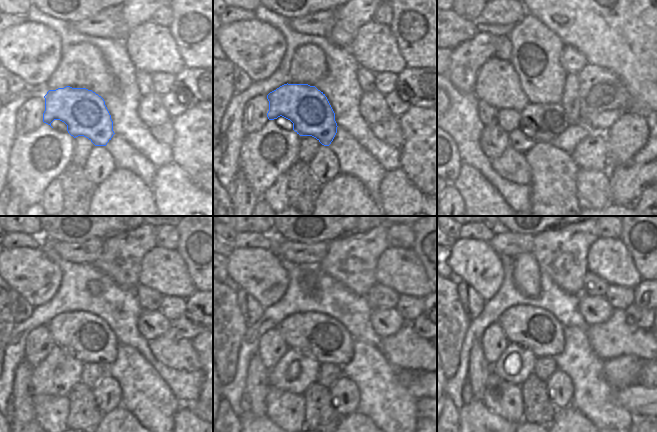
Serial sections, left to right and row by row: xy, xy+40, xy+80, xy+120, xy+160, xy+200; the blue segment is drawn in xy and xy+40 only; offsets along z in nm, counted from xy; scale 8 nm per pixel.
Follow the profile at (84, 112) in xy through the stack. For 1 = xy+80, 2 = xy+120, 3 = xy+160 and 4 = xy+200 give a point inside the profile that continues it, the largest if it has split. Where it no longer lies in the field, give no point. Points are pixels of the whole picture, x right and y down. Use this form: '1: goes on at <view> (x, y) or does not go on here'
1: goes on at xy+80 (501, 97)
2: goes on at xy+120 (54, 320)
3: goes on at xy+160 (314, 330)
4: goes on at xy+200 (538, 330)

